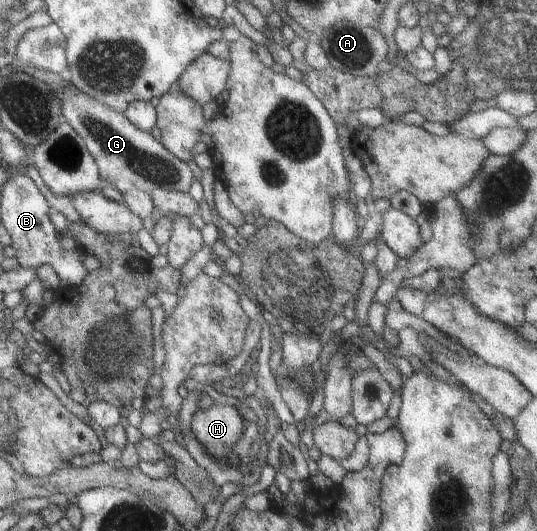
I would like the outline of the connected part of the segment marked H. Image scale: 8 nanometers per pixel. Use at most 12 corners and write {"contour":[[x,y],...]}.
{"contour":[[235,407],[197,409],[190,434],[211,459],[250,474],[233,451],[245,427]]}

